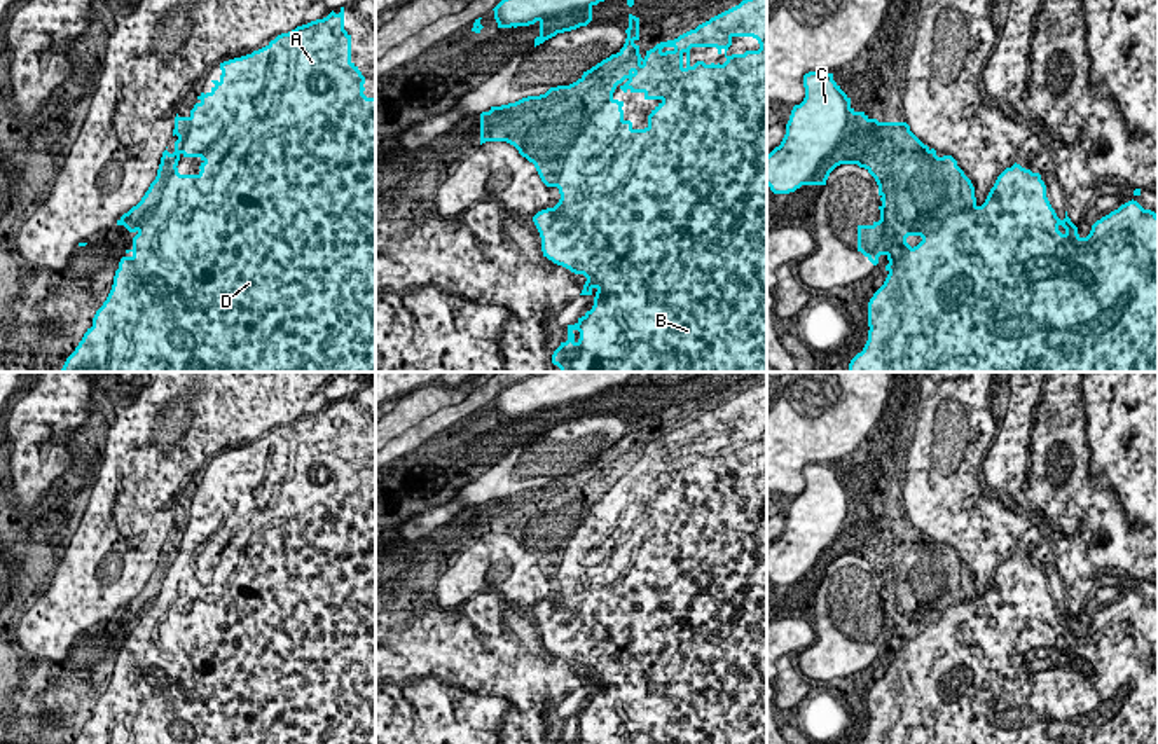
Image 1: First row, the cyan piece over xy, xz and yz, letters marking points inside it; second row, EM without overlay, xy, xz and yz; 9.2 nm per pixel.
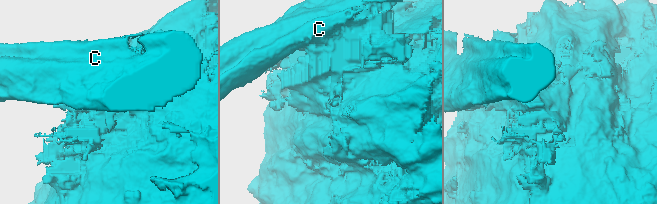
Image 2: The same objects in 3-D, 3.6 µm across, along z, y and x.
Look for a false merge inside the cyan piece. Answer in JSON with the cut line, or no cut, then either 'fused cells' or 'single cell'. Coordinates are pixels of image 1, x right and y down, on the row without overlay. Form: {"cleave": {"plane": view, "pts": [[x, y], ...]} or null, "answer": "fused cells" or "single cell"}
{"cleave": {"plane": "xz", "pts": [[612, 488], [568, 533], [563, 559], [547, 571], [551, 577]]}, "answer": "fused cells"}

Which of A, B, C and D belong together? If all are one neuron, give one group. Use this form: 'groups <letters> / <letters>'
groups A B D / C

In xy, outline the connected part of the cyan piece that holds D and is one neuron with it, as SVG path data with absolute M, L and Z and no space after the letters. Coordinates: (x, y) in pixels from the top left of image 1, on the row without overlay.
M344 398L278 426L252 445L220 454L220 461L211 482L197 487L182 538L183 548L203 552L201 562L180 566L175 559L155 575L161 594L126 641L133 646L121 650L112 681L73 744L376 744L376 489L363 486L365 468L351 452Z

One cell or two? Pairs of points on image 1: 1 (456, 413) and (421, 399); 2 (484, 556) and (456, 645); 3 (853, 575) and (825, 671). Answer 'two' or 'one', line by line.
1: two
2: two
3: one

